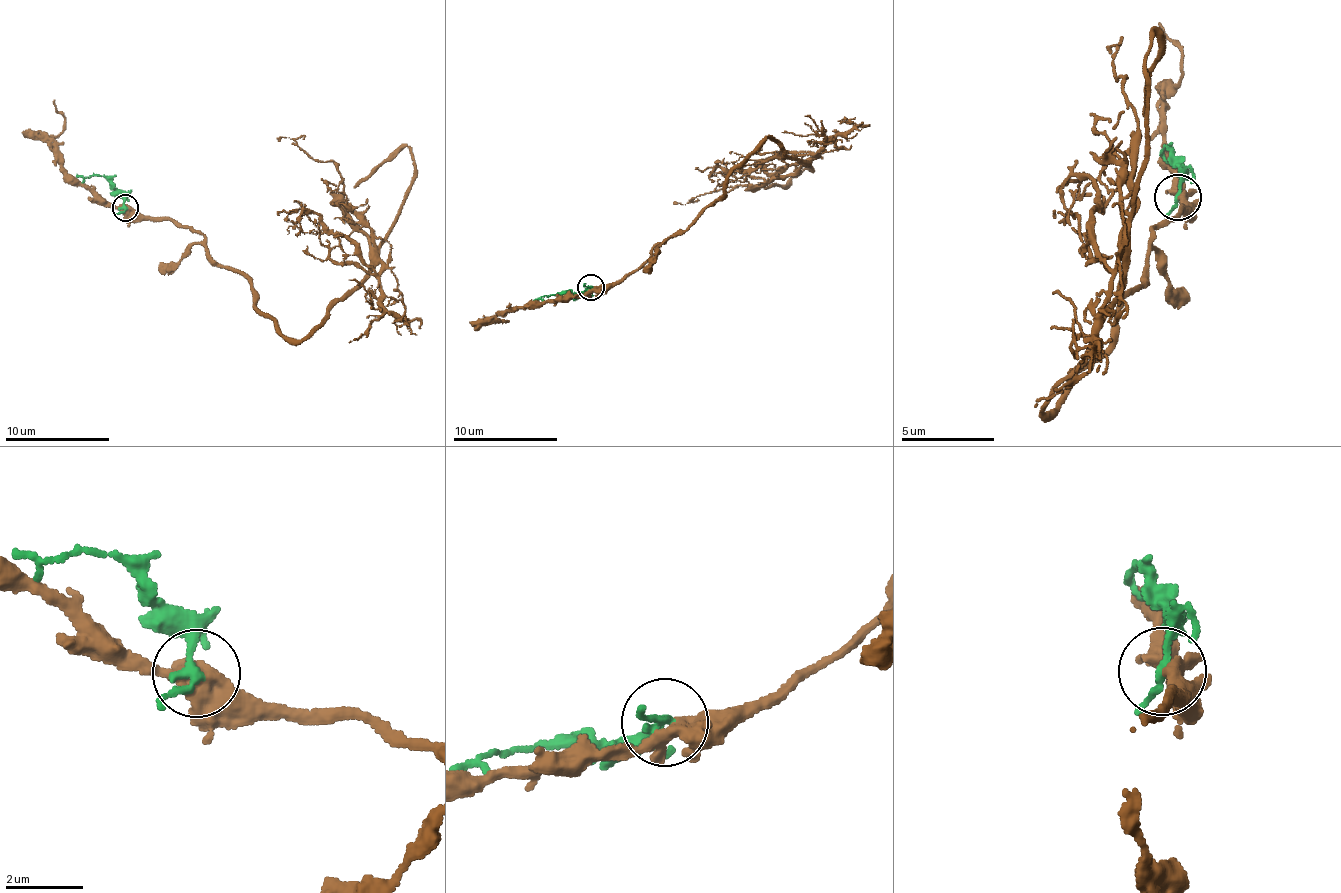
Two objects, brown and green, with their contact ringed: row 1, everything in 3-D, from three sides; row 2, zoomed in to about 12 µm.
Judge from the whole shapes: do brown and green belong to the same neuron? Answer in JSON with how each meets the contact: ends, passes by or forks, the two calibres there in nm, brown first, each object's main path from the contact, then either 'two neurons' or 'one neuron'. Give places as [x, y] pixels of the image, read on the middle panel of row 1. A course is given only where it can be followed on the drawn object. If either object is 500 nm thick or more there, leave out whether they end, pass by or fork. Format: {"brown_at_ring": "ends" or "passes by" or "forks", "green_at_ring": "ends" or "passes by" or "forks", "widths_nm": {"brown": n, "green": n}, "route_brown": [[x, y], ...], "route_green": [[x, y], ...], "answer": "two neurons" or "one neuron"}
{"brown_at_ring": "forks", "green_at_ring": "passes by", "widths_nm": {"brown": 360, "green": 200}, "route_brown": [[591, 287], [621, 282], [722, 196], [728, 173], [766, 138], [811, 168], [764, 187]], "route_green": [[591, 287], [581, 293], [557, 294], [532, 301]], "answer": "two neurons"}

